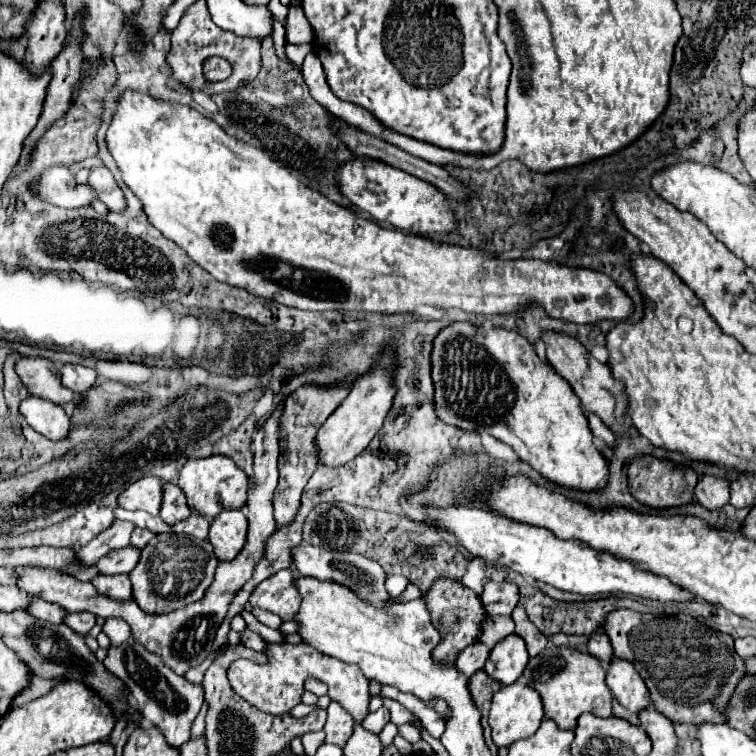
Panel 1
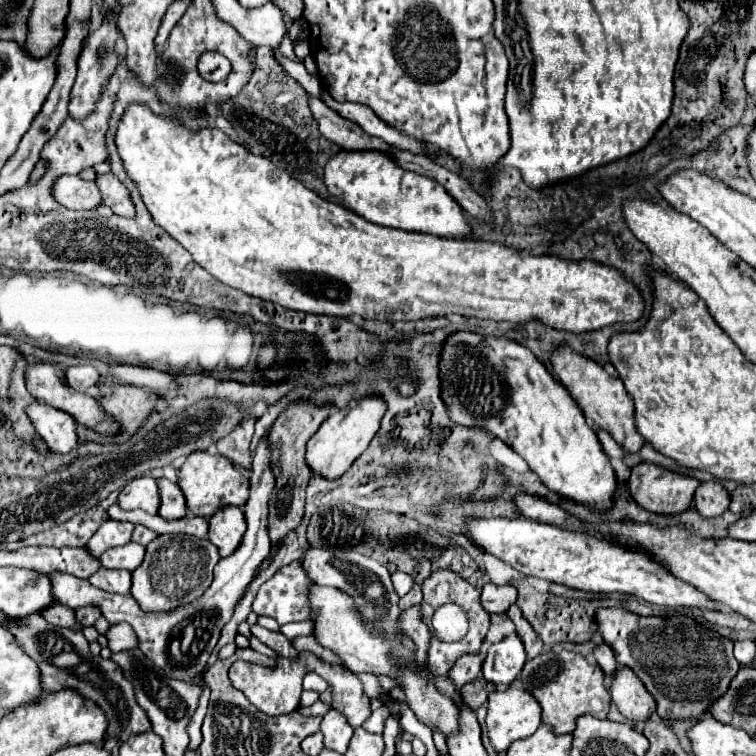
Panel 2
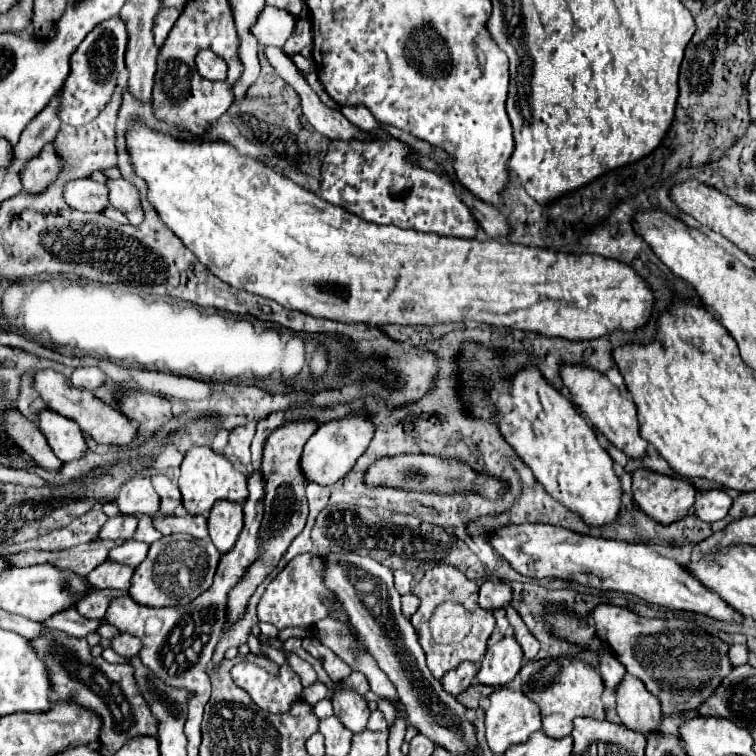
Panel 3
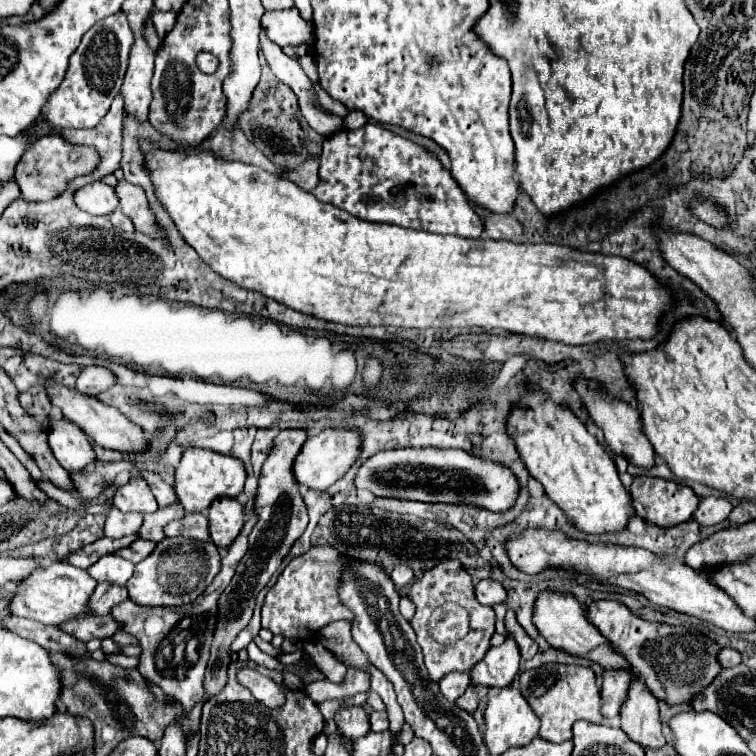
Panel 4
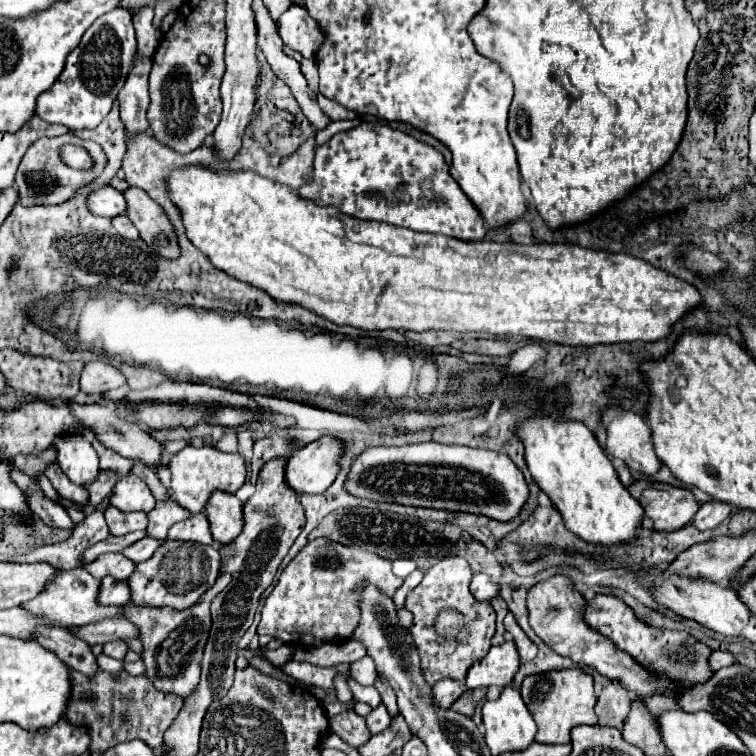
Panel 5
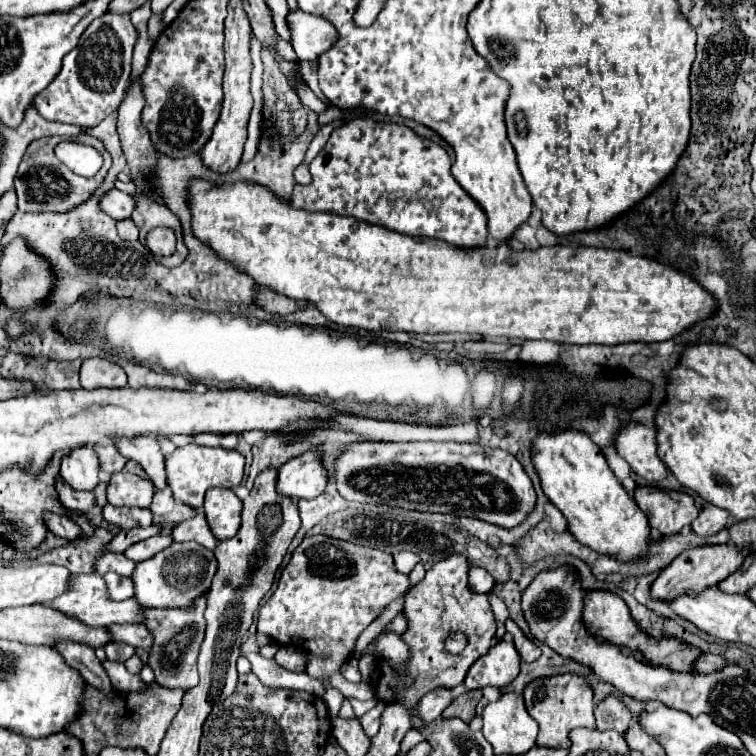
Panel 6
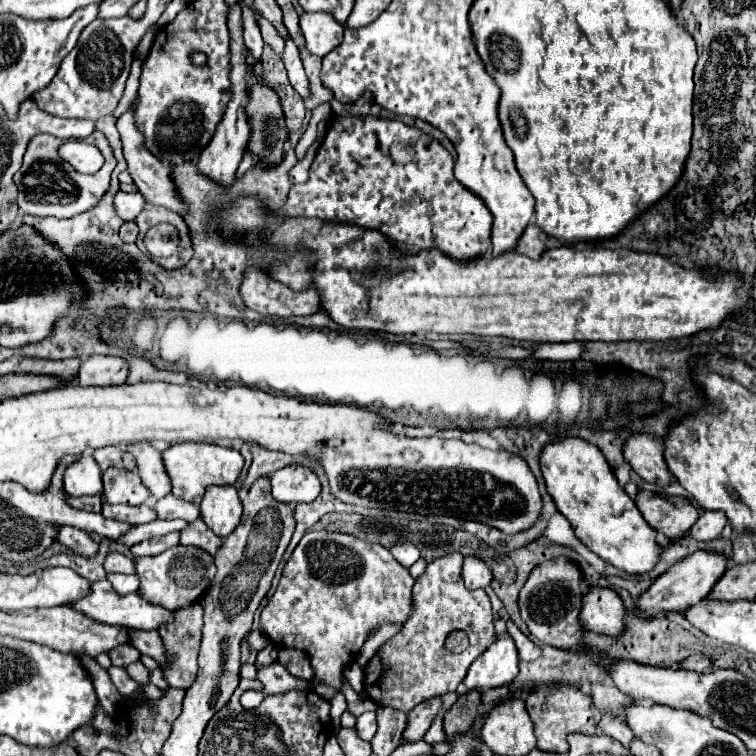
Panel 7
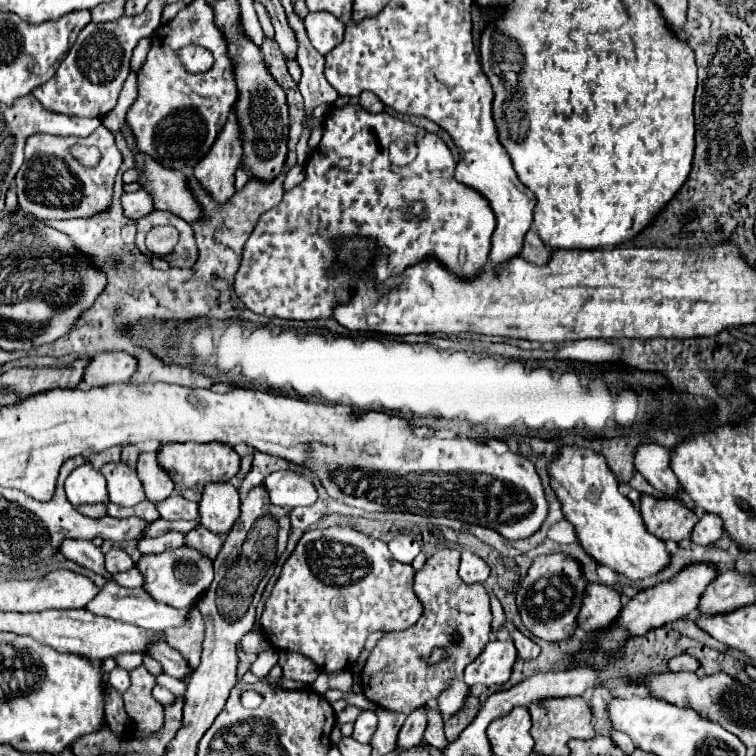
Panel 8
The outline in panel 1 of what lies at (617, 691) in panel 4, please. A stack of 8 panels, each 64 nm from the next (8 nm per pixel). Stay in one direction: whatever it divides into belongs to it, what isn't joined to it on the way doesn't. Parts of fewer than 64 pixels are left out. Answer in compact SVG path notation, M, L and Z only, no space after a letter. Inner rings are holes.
M594 634L590 638L590 642L588 642L588 654L592 654L594 658L598 658L604 666L608 666L612 662L612 658L614 658L612 646L610 646L610 642L608 642L608 638L604 634L602 636Z

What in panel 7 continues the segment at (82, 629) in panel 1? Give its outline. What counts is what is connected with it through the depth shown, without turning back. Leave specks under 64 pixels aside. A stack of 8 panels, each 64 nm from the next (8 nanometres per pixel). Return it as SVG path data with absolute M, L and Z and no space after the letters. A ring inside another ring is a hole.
M108 574L108 582L114 586L118 594L130 594L138 590L138 584L140 584L136 574Z

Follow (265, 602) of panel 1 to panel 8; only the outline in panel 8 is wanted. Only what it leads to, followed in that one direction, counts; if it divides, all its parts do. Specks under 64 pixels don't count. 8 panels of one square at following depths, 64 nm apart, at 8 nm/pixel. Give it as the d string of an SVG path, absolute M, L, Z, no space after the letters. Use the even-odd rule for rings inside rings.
M330 526L330 528L324 528L324 530L308 530L300 538L300 542L296 544L294 552L284 562L280 578L276 580L276 584L272 588L272 594L270 594L270 598L264 604L264 612L260 616L260 624L262 624L262 632L268 636L268 640L270 640L270 644L274 648L298 652L298 654L310 658L324 672L338 672L338 670L344 670L344 668L348 668L348 664L354 664L358 660L358 656L360 656L360 652L364 648L364 640L366 640L366 636L370 632L398 632L398 630L406 630L422 616L422 612L424 612L424 606L422 606L422 602L412 592L412 566L410 564L396 562L392 558L392 554L386 550L386 544L382 540L378 540L378 538L366 536L362 532L356 532L350 526Z

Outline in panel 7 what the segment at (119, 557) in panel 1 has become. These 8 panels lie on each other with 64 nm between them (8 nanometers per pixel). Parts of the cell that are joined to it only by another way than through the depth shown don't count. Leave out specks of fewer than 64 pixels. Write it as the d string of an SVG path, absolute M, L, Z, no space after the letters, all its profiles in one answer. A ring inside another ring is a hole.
M170 532L166 536L160 536L160 538L150 538L150 540L144 540L140 544L134 544L132 546L132 554L136 558L140 556L156 556L172 546L178 546L180 544L180 534L178 532Z

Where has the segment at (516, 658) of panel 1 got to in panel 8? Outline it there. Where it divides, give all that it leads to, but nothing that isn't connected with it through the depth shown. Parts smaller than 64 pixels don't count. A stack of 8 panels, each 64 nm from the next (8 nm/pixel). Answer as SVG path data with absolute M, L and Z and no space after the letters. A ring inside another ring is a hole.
M510 638L488 642L486 648L482 650L480 658L476 658L464 670L464 682L468 686L504 684L510 678L514 662L516 662L516 648Z

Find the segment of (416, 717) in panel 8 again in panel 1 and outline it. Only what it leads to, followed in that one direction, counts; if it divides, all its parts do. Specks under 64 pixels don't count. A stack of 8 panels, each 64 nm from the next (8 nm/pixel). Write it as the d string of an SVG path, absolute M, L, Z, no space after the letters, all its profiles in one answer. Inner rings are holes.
M476 642L476 646L468 646L458 654L456 660L456 670L464 674L466 678L474 676L478 670L484 668L484 662L488 658L488 648L482 642Z

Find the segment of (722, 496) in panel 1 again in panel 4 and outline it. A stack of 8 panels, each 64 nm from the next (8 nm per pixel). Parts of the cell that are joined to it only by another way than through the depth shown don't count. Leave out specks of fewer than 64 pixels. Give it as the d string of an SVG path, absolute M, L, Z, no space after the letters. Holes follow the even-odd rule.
M702 498L696 512L694 520L700 526L716 526L718 522L724 522L732 510L732 504L726 498Z

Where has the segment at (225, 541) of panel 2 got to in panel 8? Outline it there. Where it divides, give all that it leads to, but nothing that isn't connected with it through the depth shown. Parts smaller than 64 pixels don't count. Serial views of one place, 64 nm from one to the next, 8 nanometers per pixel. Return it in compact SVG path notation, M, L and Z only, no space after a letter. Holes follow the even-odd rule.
M210 482L200 500L200 524L210 532L224 534L240 516L238 490L230 482Z

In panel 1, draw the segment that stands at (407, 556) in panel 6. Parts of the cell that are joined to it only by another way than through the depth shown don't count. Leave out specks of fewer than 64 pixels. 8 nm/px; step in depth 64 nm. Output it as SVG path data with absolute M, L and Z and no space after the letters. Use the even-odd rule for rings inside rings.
M394 574L394 576L388 576L388 592L394 596L394 598L398 598L404 590L406 590L406 586L408 586L410 582L408 582L408 578L406 576L402 576L402 574Z

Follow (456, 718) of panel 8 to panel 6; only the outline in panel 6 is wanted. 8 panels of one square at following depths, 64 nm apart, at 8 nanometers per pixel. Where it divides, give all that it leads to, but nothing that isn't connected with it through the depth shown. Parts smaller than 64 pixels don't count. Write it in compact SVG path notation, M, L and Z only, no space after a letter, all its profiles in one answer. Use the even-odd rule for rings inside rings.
M470 690L470 692L464 692L462 696L458 696L444 712L442 712L442 718L460 718L464 722L470 722L476 714L476 706L482 698L482 692L480 690Z

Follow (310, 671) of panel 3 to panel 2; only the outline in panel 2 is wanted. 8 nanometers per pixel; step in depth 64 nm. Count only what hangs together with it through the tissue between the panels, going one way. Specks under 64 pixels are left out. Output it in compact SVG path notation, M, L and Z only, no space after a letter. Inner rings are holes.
M255 624L251 627L252 634L257 637L261 642L281 654L288 660L298 659L299 652L292 646L289 641L281 632L273 632L266 628ZM306 672L306 676L304 676L304 688L306 688L306 690L324 692L324 690L326 690L326 682L324 682L316 672Z

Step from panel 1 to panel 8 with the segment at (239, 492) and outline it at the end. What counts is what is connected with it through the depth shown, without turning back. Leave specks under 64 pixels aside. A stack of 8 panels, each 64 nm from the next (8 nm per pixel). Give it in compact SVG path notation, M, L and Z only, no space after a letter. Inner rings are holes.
M186 442L186 444L164 444L158 450L158 464L164 466L164 470L170 474L174 482L174 492L192 500L200 502L202 488L208 482L224 482L230 480L238 470L240 470L240 458L234 452L232 446L224 446L220 442L212 444L196 444L196 442Z

